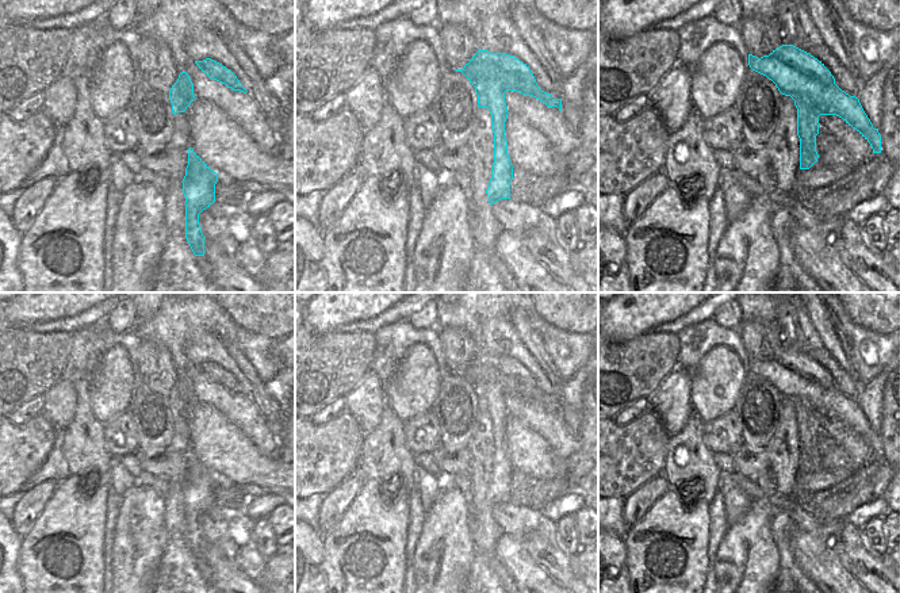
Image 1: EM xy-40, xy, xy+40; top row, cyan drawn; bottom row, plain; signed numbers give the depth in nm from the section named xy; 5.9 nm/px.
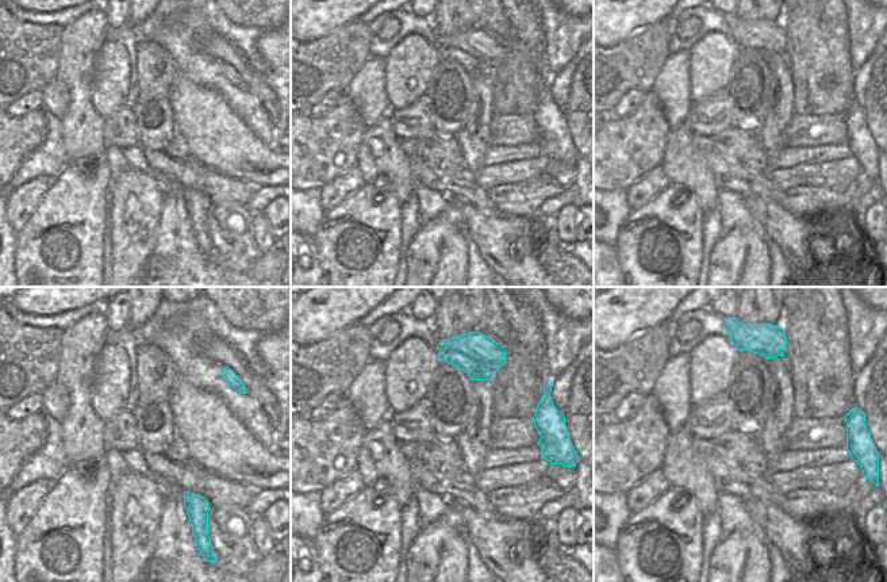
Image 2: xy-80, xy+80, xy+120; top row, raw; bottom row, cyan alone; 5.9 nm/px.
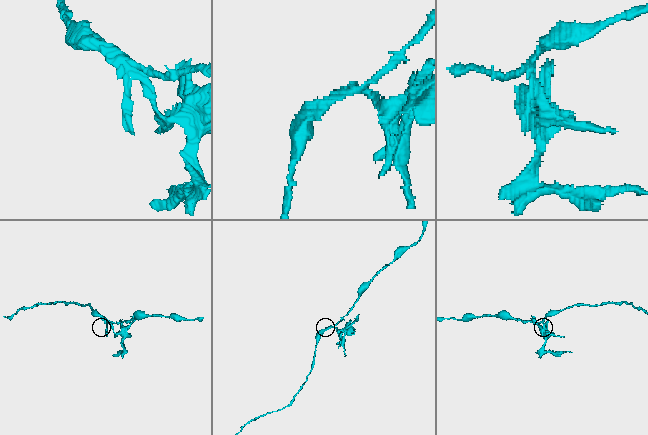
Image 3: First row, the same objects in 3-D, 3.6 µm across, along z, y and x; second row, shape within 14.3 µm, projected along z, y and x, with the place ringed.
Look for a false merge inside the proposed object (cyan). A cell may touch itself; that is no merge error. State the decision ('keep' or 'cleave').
cleave

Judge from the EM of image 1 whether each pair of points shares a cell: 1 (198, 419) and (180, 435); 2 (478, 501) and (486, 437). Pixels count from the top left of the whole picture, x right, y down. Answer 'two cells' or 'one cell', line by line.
1: two cells
2: one cell

